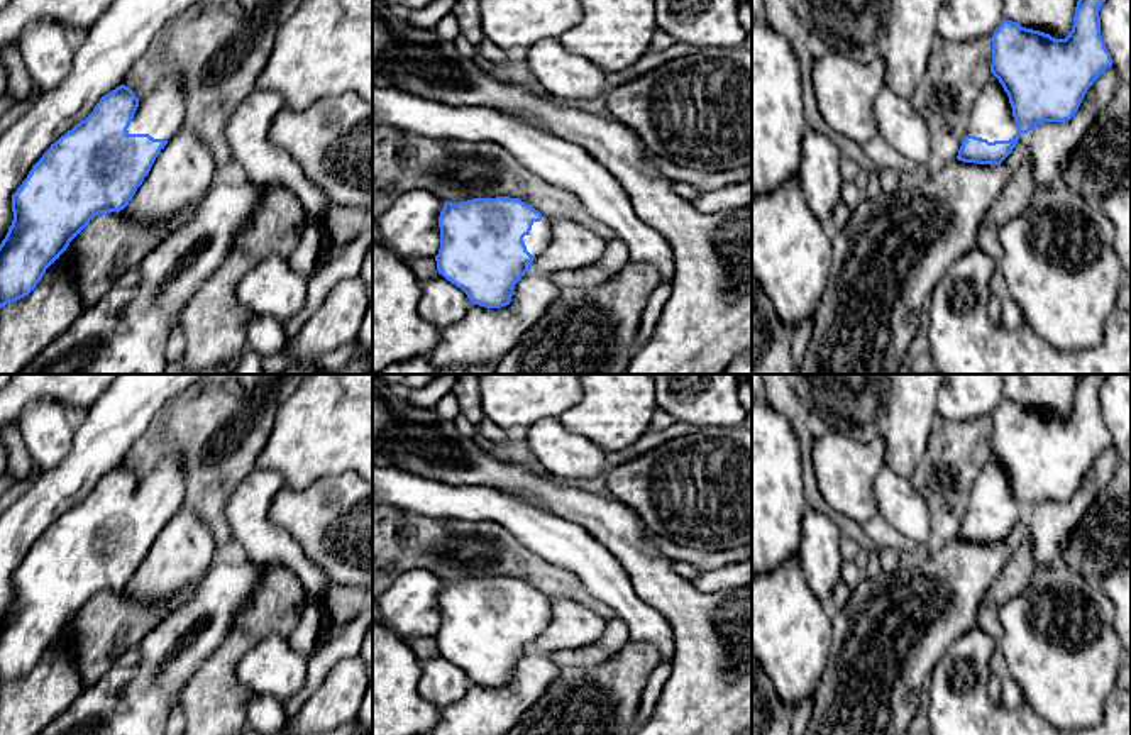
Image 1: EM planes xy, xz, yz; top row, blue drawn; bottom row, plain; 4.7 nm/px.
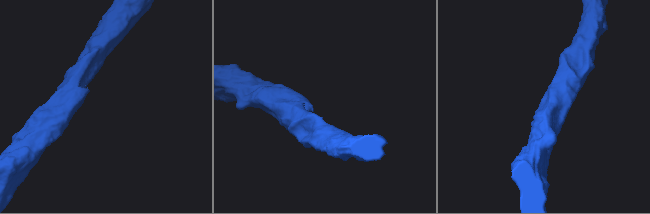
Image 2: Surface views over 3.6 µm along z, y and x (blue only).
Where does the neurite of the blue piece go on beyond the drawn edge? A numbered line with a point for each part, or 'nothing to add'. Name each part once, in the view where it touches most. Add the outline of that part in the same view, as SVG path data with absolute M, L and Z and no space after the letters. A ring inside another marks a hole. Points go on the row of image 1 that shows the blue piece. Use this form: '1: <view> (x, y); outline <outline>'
1: yz (991, 117); outline M990 73L970 113L967 135L994 141L1009 141L1018 132L1009 97Z

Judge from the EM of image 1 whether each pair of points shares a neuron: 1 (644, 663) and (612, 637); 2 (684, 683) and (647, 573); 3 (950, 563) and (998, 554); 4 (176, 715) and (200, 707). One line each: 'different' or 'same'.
1: different
2: same
3: same
4: different

